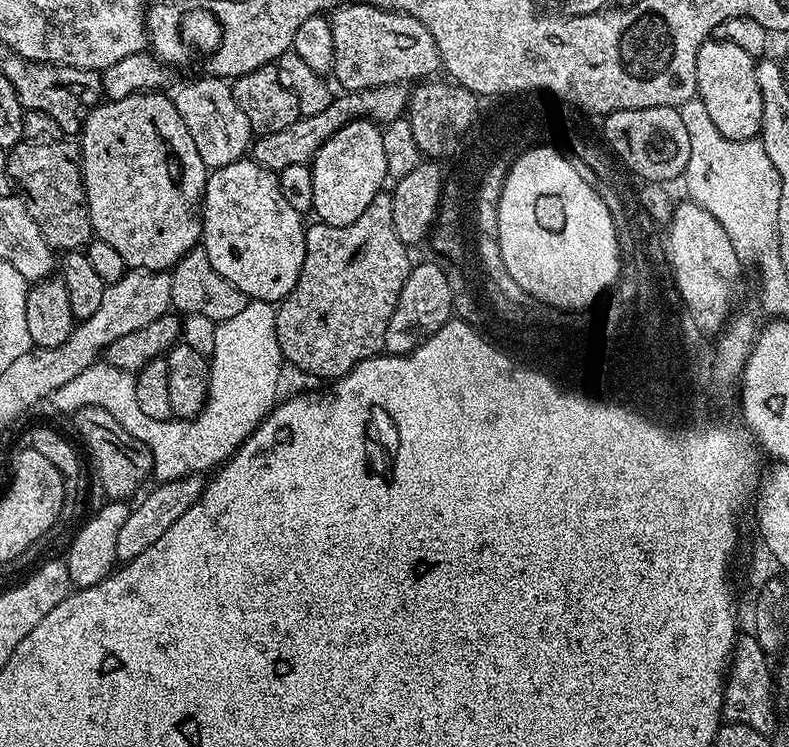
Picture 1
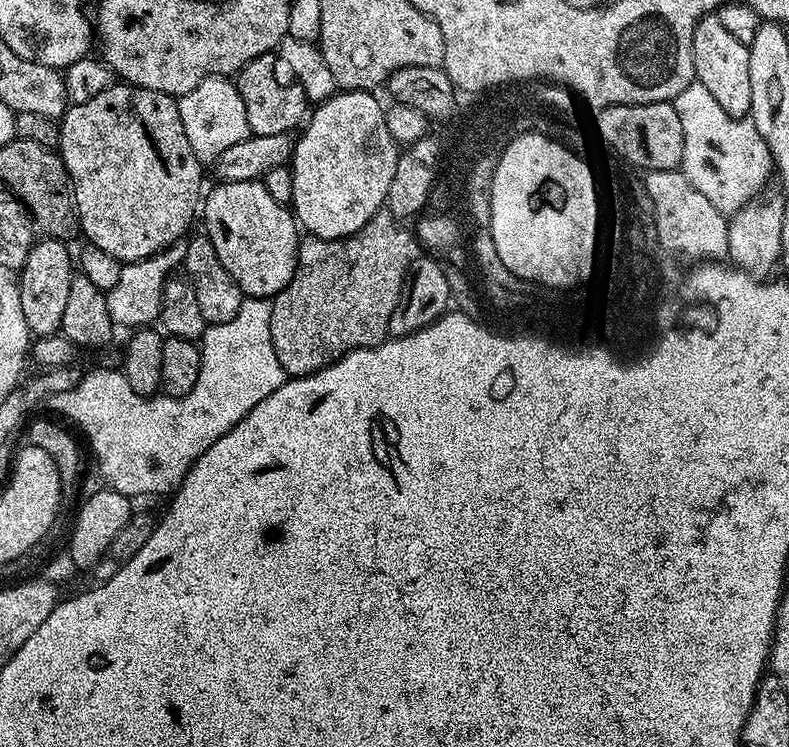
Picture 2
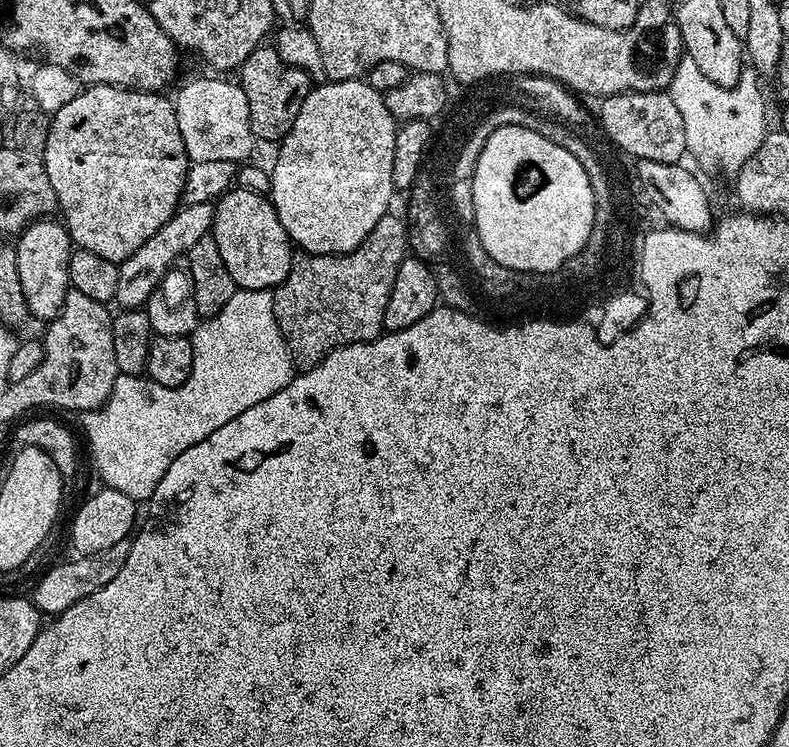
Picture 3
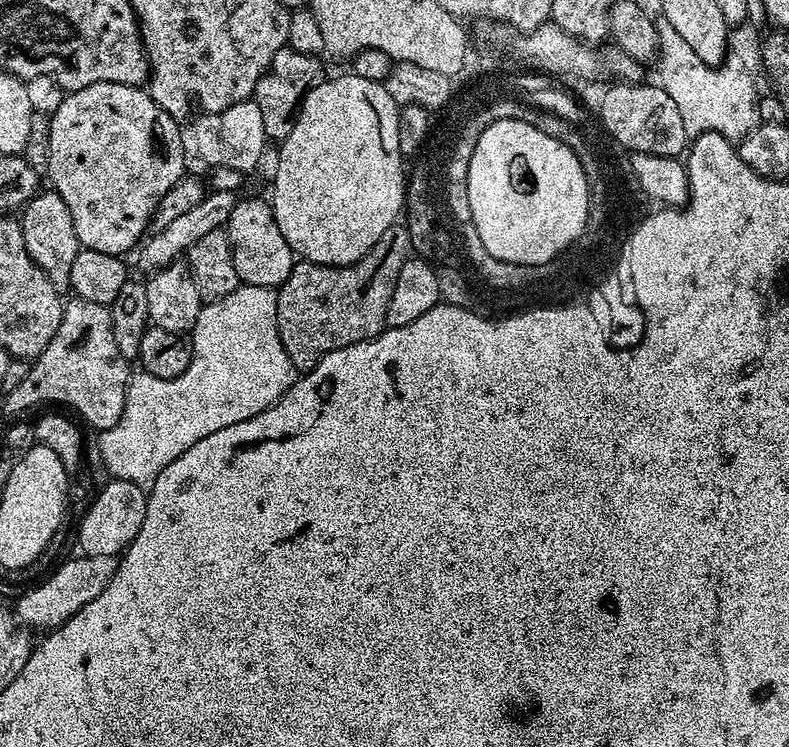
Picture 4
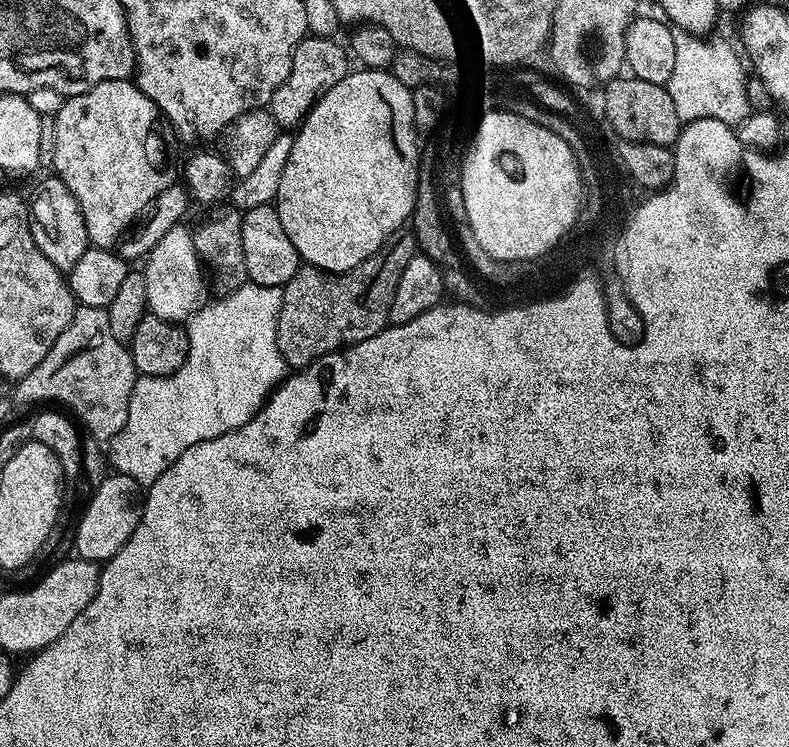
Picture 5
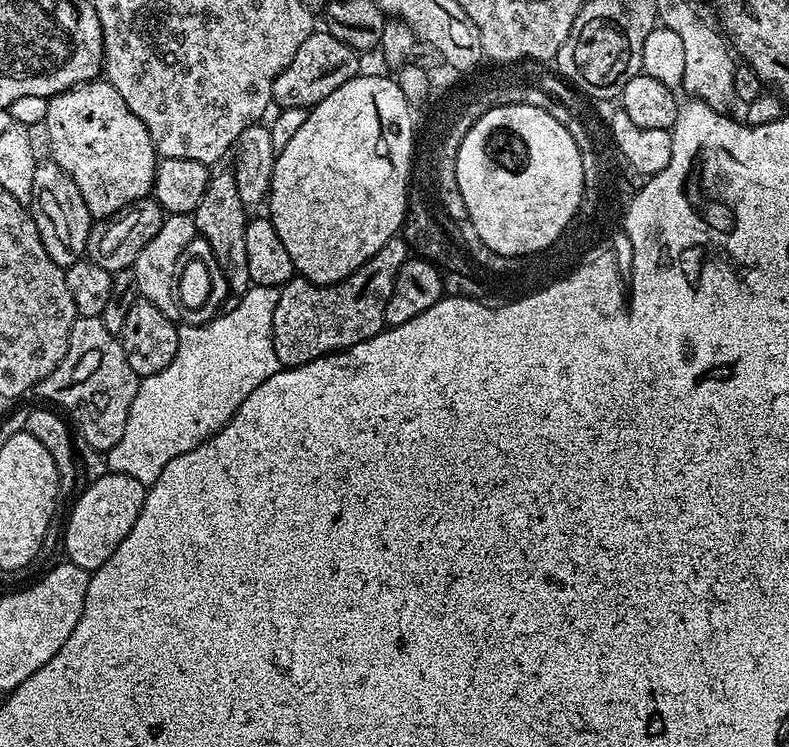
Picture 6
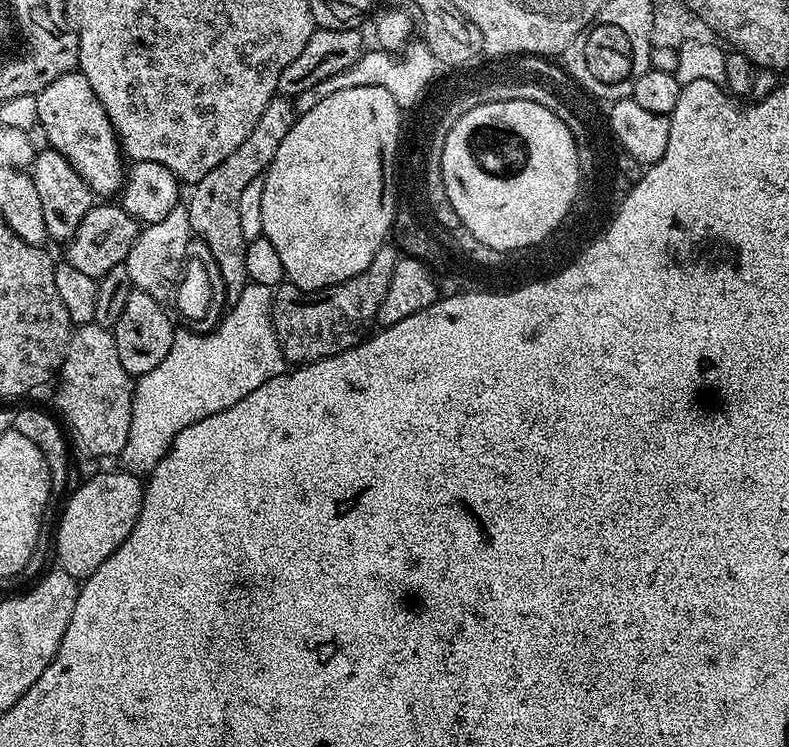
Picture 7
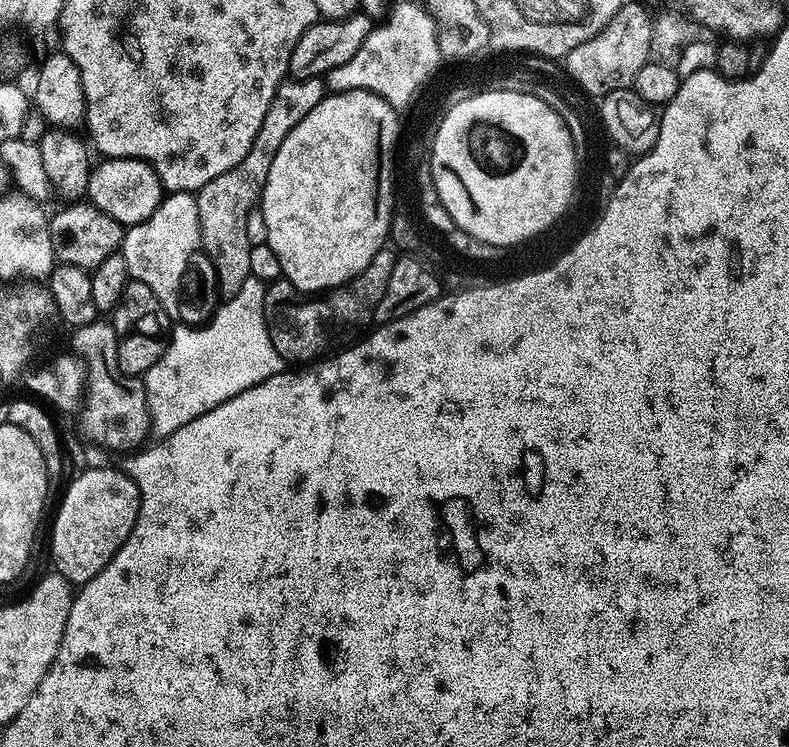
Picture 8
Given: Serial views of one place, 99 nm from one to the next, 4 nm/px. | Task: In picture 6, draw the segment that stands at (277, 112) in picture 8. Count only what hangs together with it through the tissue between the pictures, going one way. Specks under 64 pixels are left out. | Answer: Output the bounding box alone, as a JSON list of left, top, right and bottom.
[194,171,253,294]

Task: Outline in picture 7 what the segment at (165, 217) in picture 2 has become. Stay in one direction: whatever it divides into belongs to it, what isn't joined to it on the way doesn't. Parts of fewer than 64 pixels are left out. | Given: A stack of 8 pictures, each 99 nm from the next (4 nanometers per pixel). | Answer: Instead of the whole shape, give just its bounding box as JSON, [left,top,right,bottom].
[35,70,126,198]

